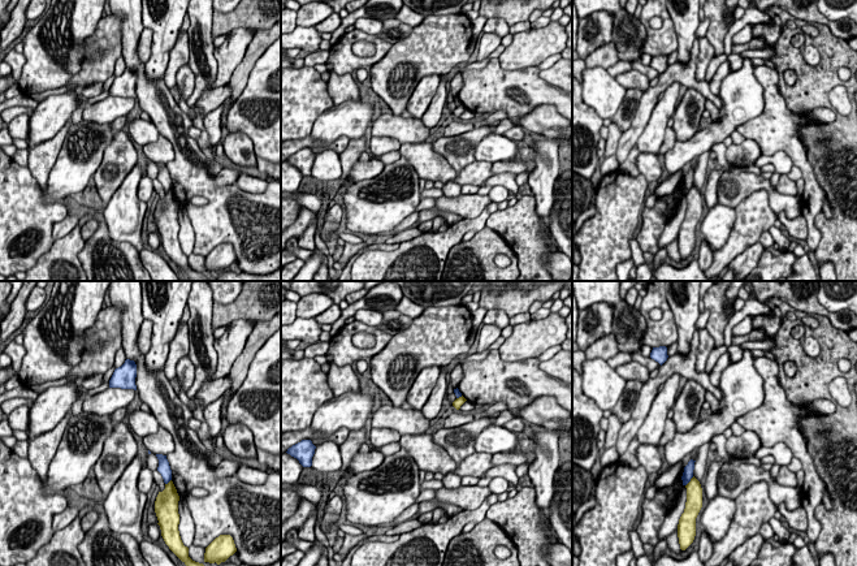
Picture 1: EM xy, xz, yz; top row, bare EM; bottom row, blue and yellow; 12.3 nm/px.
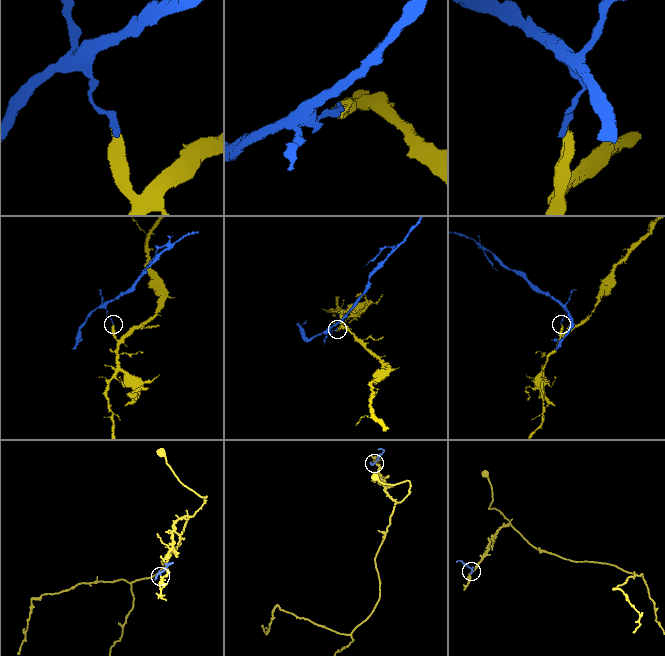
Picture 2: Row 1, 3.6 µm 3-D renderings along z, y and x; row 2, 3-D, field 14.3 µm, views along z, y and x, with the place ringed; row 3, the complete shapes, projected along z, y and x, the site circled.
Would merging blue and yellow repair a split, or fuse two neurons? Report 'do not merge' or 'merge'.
do not merge

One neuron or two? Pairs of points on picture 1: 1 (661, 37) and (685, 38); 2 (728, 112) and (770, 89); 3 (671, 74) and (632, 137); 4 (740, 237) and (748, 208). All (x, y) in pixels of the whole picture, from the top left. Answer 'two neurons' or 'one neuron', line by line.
1: two neurons
2: two neurons
3: one neuron
4: one neuron

